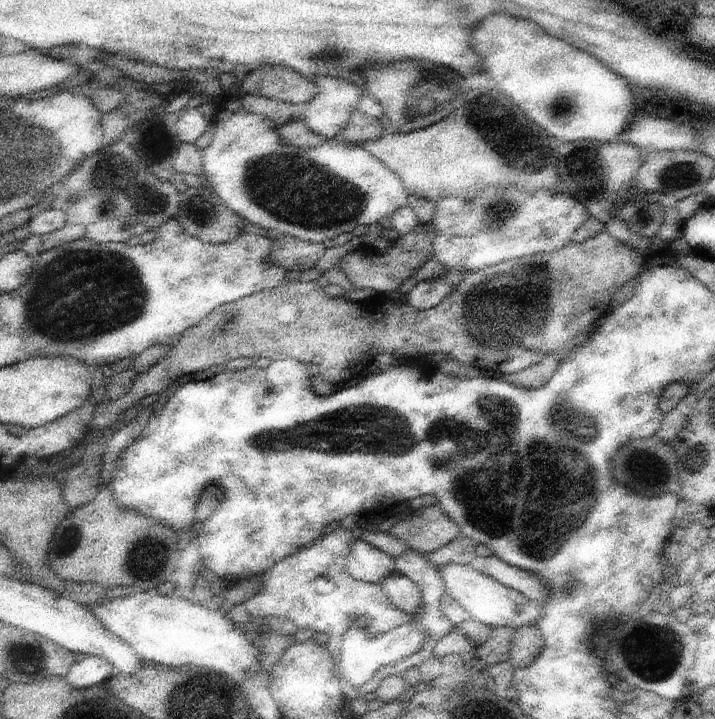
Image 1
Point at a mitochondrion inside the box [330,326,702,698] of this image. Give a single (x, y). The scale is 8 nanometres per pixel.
(653, 654)

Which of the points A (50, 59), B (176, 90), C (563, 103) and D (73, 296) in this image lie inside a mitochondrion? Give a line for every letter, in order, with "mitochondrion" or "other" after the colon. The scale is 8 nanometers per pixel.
A: other
B: other
C: mitochondrion
D: mitochondrion

